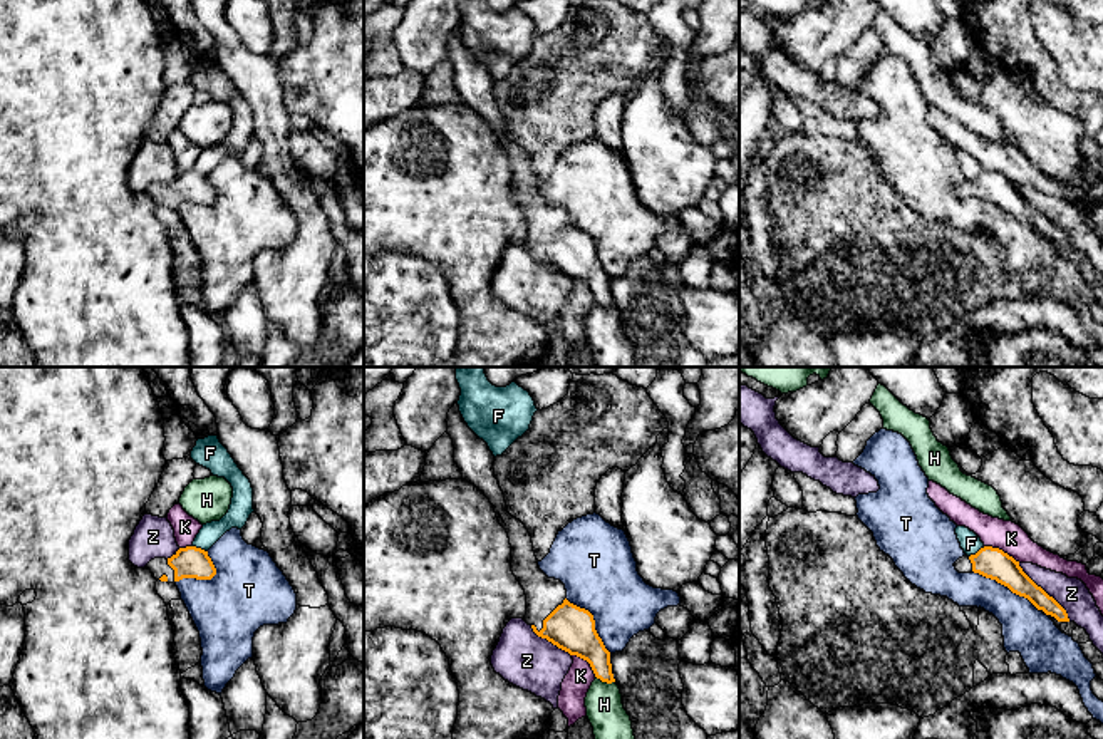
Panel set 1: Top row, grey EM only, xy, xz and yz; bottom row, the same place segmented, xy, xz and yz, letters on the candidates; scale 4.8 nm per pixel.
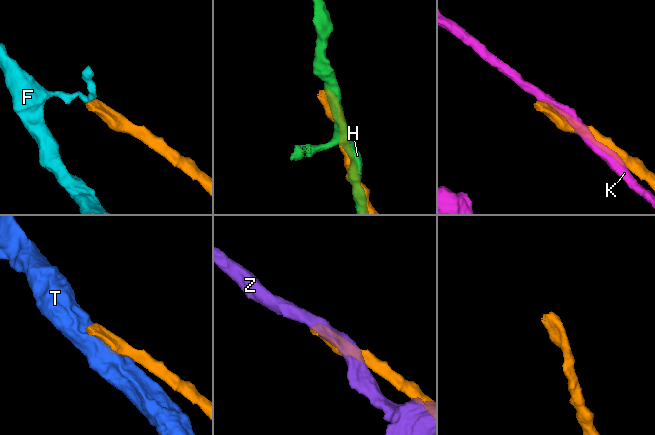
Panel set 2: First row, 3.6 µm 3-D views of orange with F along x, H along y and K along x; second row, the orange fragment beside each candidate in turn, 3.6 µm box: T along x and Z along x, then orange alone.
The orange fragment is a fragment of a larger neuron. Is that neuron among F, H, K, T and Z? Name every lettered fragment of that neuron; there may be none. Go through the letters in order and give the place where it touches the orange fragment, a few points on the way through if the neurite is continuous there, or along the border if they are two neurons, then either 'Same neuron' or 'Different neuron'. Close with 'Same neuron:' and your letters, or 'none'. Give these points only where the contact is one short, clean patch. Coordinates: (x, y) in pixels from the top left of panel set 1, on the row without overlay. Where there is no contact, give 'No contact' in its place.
F: Touches orange at xy (200, 173). Boundary: xy (191, 170), (207, 176). Different neuron
H: Touches orange at xz (605, 305). Different neuron
K: Touches orange at yz (1001, 175). Different neuron
T: Touches orange at yz (1006, 210). Different neuron
Z: Touches orange at yz (1045, 217). Different neuron
Same neuron: none

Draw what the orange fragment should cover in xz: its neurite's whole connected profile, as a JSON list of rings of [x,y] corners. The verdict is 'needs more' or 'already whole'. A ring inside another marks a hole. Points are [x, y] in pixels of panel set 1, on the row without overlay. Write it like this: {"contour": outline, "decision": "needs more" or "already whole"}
{"contour": [[[458,27],[448,37],[448,59],[454,70],[454,87],[463,104],[474,109],[493,129],[511,169],[511,196],[526,220],[525,246],[533,256],[558,273],[587,285],[597,303],[615,307],[610,276],[595,255],[593,240],[567,225],[565,209],[548,203],[538,191],[525,149],[506,134],[505,119],[495,101],[495,80],[464,47]]], "decision": "needs more"}

